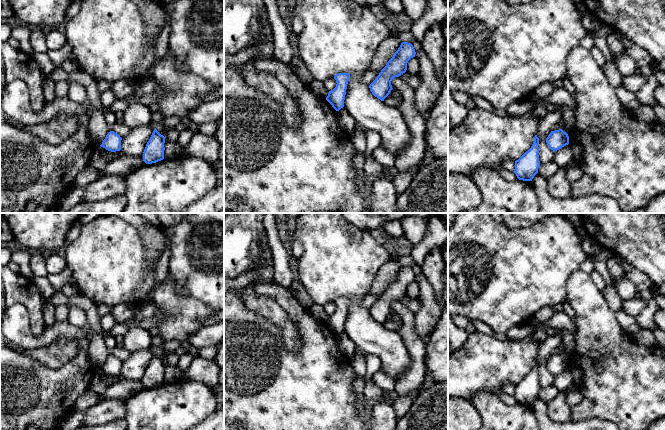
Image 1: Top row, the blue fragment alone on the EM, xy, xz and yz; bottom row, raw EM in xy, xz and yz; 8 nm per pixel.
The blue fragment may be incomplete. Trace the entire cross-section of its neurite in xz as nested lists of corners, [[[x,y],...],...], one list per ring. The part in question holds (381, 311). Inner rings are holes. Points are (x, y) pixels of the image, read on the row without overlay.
[[[402,266],[393,281],[369,309],[372,318],[384,325],[393,313],[391,309],[392,303],[406,296],[407,287],[411,282],[415,281],[415,278],[415,273],[411,267]]]

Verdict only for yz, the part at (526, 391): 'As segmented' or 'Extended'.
As segmented

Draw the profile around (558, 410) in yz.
[[[580,366],[568,368],[573,375],[573,383],[566,392],[558,392],[556,397],[548,402],[547,413],[551,420],[558,423],[565,423],[571,420],[571,407],[566,401],[568,391],[578,390],[583,378],[583,370]]]

